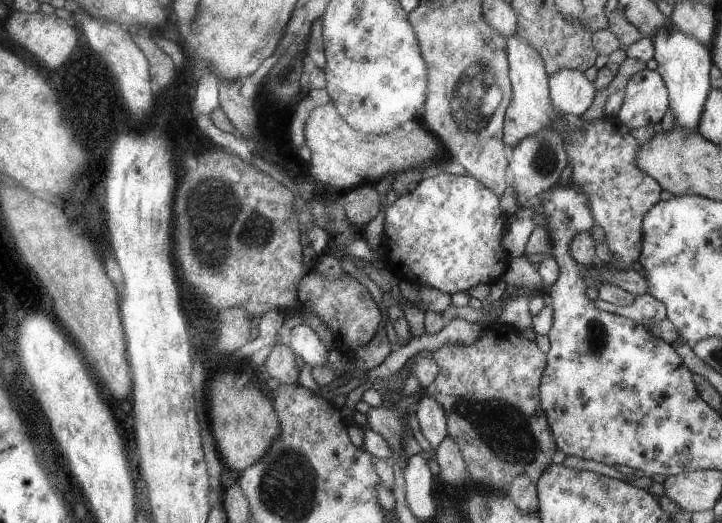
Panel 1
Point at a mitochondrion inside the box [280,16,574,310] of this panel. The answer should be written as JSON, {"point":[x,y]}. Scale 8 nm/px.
{"point":[473,96]}

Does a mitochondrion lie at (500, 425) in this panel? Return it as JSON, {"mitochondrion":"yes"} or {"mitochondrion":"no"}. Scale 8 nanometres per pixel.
{"mitochondrion":"yes"}

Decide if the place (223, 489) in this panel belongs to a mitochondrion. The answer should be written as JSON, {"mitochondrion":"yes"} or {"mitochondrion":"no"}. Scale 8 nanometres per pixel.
{"mitochondrion":"no"}

